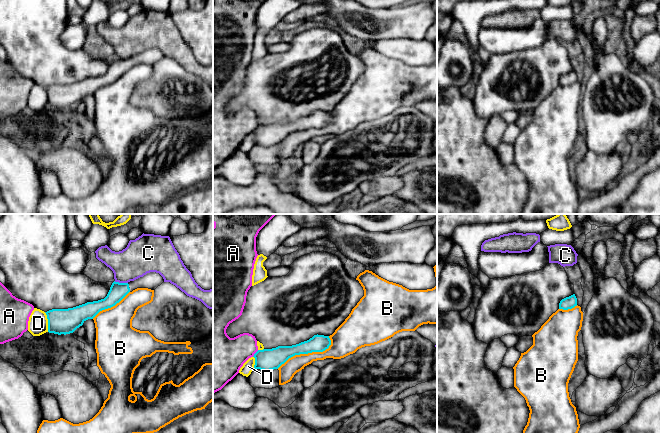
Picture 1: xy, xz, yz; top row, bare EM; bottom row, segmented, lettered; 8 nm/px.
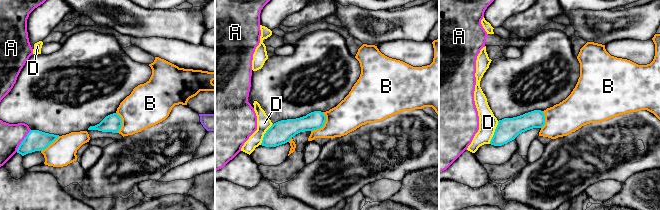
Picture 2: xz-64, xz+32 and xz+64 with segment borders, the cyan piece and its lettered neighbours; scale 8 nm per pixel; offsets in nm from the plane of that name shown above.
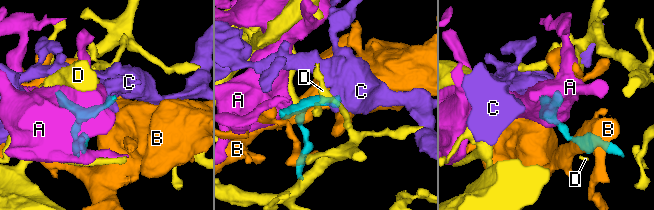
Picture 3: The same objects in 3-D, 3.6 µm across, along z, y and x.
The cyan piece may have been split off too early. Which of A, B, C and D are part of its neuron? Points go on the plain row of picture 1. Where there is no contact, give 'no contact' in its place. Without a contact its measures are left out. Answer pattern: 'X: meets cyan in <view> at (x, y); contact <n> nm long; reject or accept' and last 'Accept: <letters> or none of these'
A: meets cyan in xz at (255, 129); contact 80 nm long; reject
B: meets cyan in xz at (308, 128); contact 500 nm long; reject
C: meets cyan in xy at (121, 59); contact 110 nm long; reject
D: meets cyan in xy at (48, 98); contact 160 nm long; reject
Accept: none of these

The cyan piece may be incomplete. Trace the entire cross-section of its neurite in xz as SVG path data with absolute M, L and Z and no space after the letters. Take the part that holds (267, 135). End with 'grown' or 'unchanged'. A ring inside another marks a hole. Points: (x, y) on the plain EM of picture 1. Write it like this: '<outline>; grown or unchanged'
M314 111L307 117L292 122L278 122L272 125L258 126L254 130L254 145L270 147L278 145L289 134L312 128L323 128L329 124L331 116L329 112Z; unchanged

